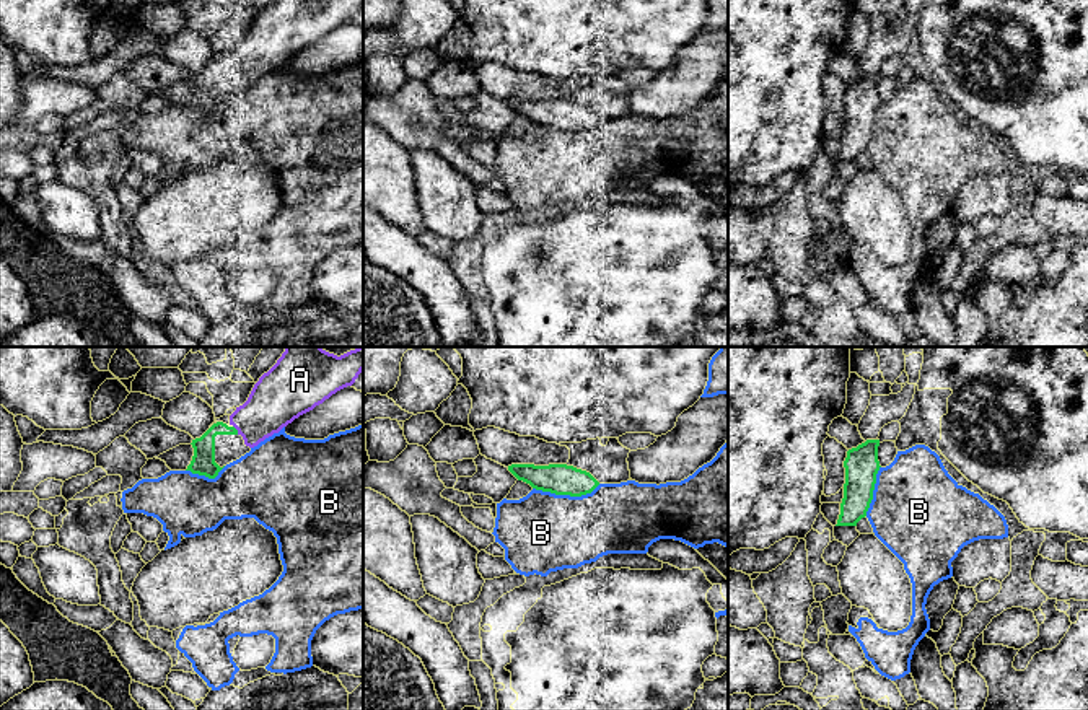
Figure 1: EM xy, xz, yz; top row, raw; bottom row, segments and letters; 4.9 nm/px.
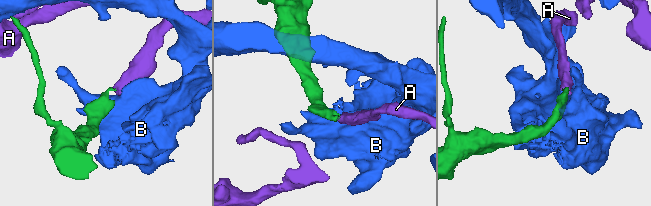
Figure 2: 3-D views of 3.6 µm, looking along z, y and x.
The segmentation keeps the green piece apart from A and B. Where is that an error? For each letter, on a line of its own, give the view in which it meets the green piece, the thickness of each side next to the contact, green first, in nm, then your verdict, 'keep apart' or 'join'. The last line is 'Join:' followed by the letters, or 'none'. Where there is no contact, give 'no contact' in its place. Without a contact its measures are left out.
A: xy | 120/260 nm | join
B: xz | 160/400 nm | keep apart
Join: A

